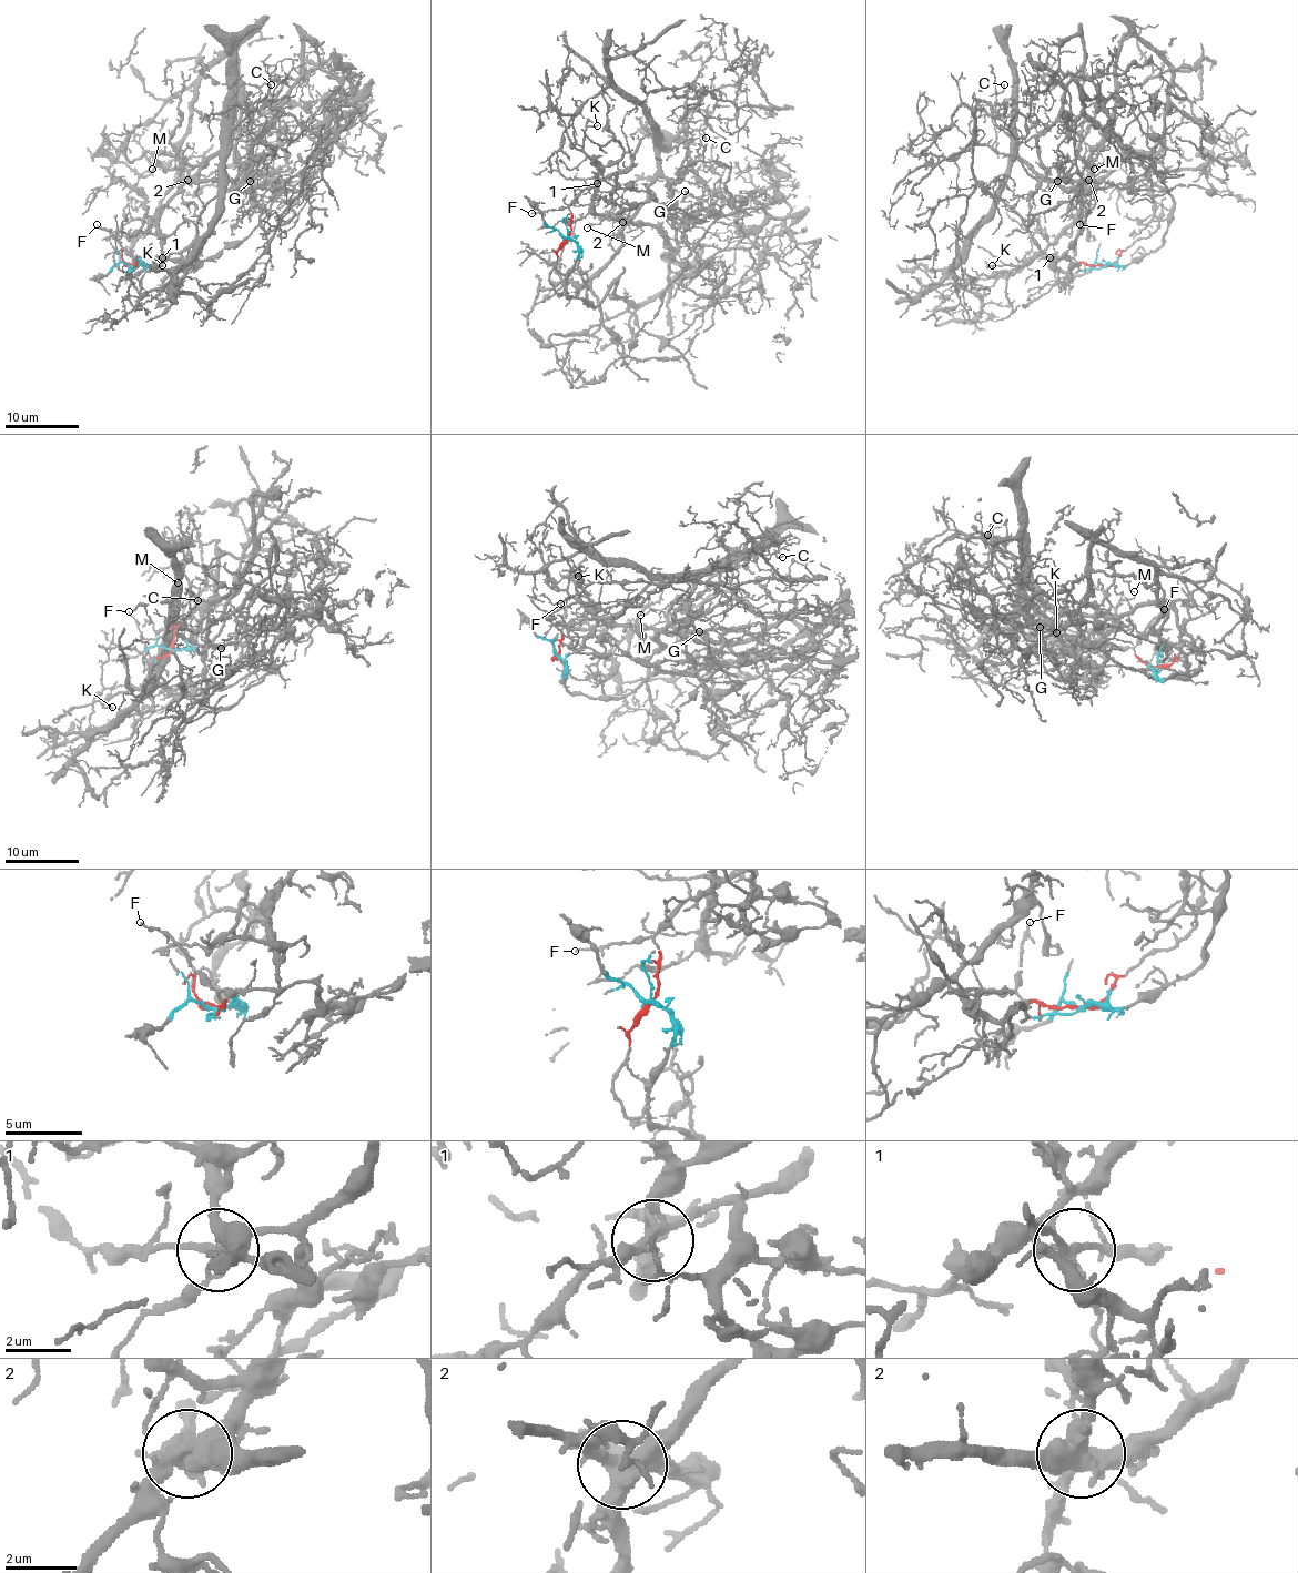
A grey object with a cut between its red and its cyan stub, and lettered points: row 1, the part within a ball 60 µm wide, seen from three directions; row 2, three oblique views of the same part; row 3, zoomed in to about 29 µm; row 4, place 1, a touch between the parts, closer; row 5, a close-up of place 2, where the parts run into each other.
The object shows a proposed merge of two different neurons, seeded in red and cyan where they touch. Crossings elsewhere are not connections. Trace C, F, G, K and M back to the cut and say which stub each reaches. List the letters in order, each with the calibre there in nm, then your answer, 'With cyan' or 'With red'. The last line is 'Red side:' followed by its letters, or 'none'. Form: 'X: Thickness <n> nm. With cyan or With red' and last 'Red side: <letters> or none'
C: Thickness 120 nm. With red
F: Thickness 90 nm. With red
G: Thickness 120 nm. With cyan
K: Thickness 90 nm. With cyan
M: Thickness 90 nm. With cyan
Red side: C, F

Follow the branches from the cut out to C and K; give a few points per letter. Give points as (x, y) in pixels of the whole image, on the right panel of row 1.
C: (1106, 265), (1078, 263), (1042, 252), (1023, 221), (1001, 199), (1012, 130), (995, 108), (995, 97), (1005, 84)
K: (1104, 265), (1157, 249), (1173, 211), (1148, 171), (1170, 69), (1132, 34), (1081, 213), (1015, 266), (992, 265)

